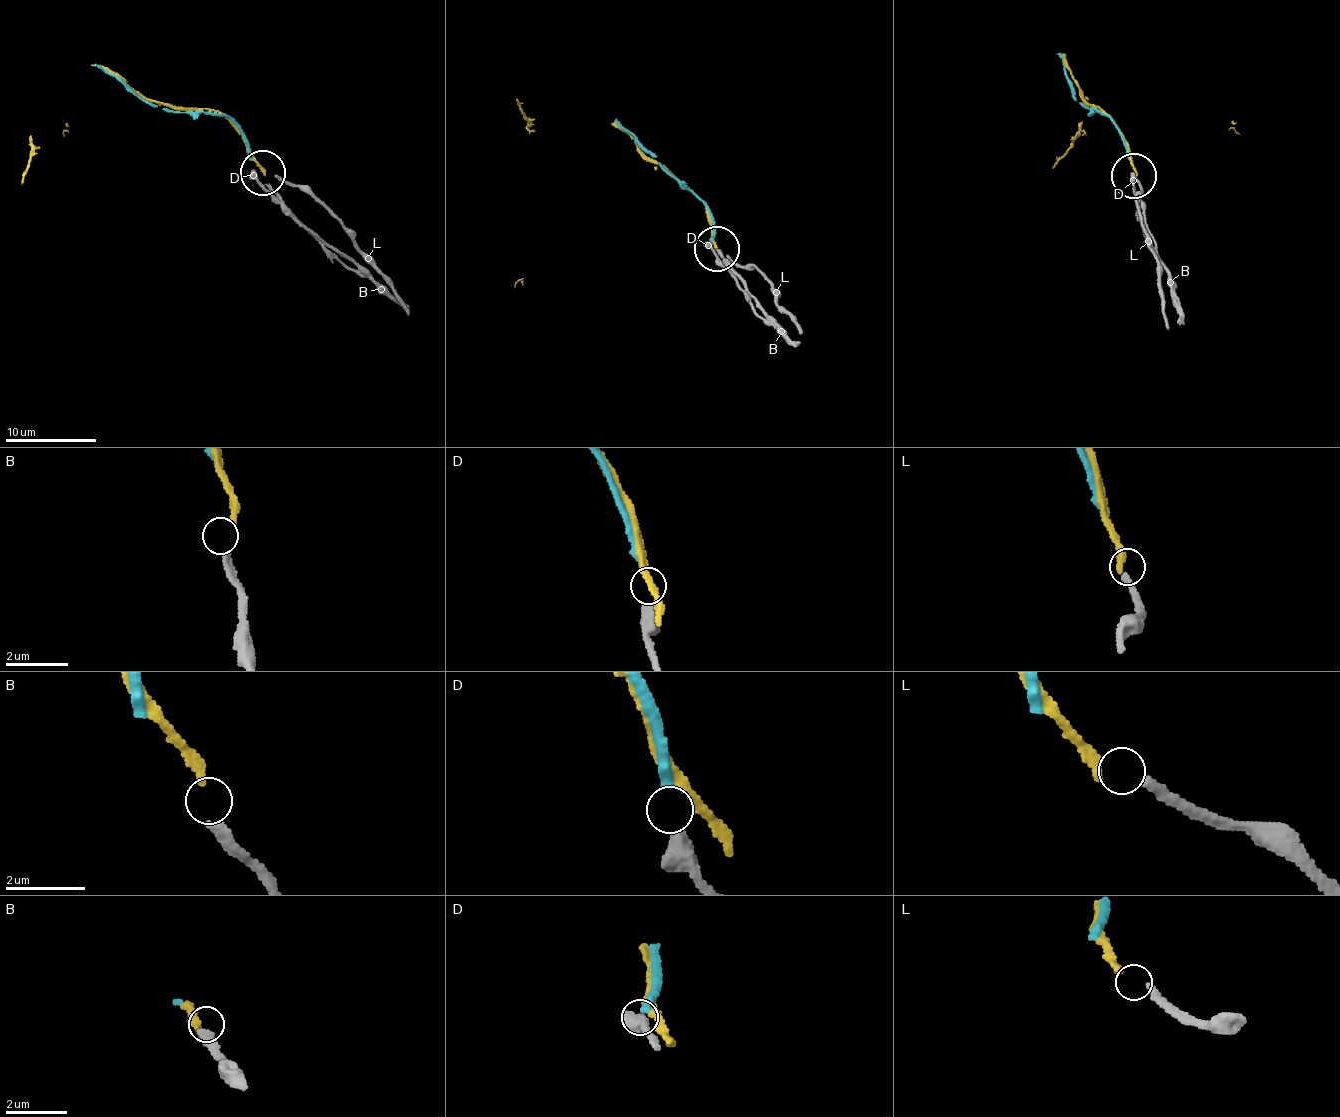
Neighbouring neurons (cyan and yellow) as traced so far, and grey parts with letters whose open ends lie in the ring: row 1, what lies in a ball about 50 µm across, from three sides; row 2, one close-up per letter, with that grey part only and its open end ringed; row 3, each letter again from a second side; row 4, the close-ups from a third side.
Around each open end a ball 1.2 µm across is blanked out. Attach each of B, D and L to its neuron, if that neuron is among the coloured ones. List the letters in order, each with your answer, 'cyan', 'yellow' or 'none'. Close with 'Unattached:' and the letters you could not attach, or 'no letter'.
B: yellow
D: cyan
L: none
Unattached: L

